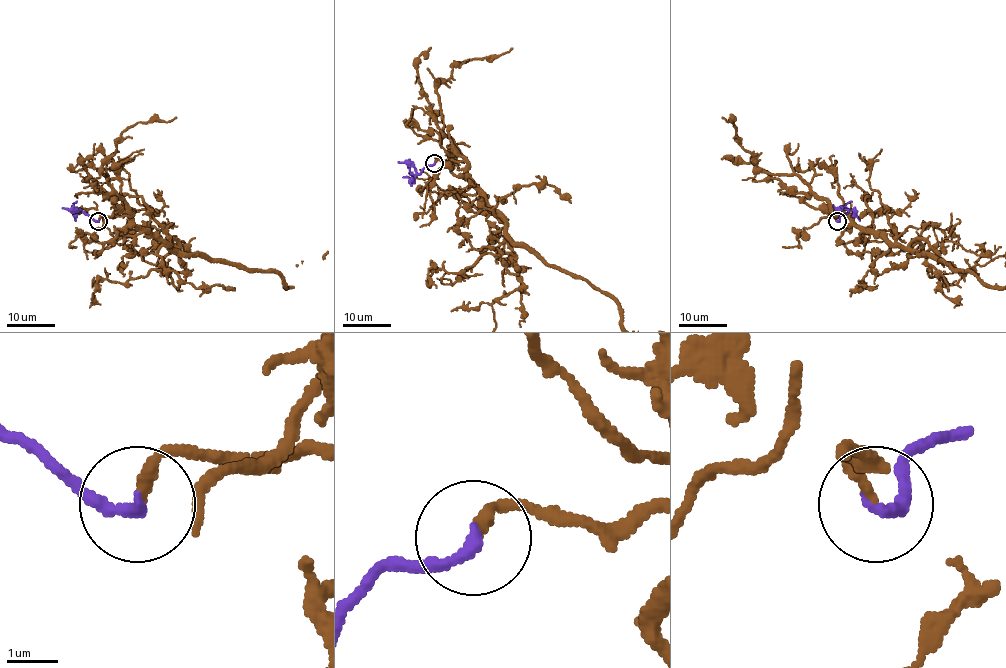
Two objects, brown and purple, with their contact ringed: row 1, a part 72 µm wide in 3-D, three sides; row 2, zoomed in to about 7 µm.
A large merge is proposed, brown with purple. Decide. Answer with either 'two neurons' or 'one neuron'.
one neuron

